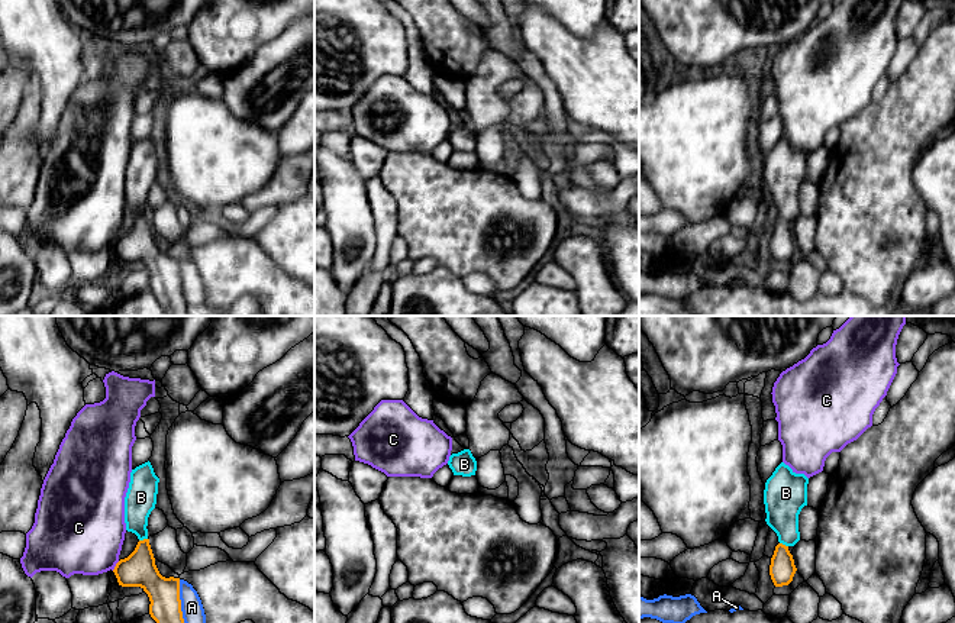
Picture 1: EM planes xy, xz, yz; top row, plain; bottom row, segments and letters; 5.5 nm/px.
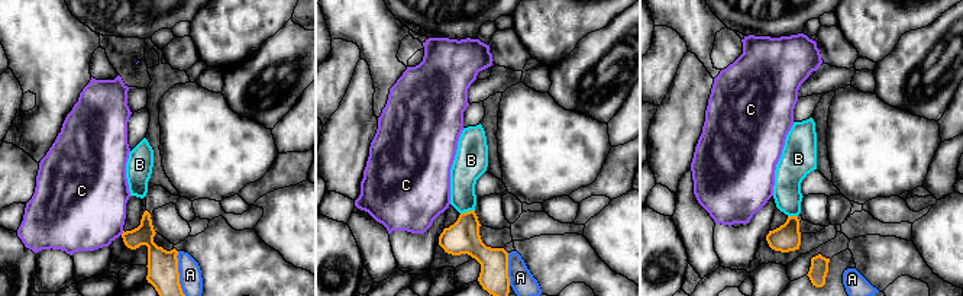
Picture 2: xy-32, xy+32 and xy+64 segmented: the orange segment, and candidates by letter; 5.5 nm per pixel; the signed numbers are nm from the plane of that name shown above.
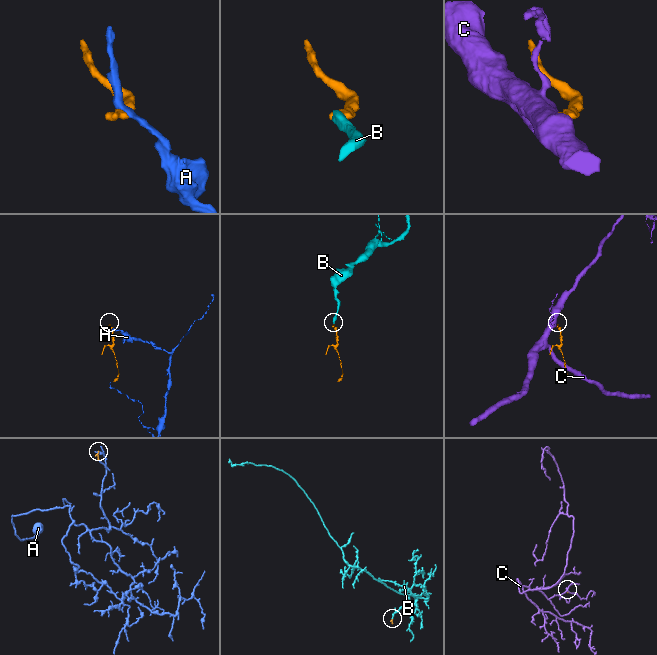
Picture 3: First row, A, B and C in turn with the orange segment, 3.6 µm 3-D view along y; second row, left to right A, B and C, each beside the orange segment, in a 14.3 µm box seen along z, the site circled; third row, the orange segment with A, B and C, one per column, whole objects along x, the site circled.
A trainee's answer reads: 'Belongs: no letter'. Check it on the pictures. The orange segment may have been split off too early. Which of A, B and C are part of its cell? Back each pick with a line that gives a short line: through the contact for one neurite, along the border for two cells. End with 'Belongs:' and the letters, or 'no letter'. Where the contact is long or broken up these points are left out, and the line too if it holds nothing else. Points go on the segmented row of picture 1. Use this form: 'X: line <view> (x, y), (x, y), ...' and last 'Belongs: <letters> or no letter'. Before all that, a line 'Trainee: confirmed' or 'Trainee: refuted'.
Trainee: refuted
B: line xy (138, 570), (144, 539), (139, 529), (141, 497)
Belongs: B

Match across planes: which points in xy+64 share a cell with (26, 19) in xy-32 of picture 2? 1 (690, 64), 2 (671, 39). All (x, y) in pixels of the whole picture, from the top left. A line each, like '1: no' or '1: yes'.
1: no
2: no

